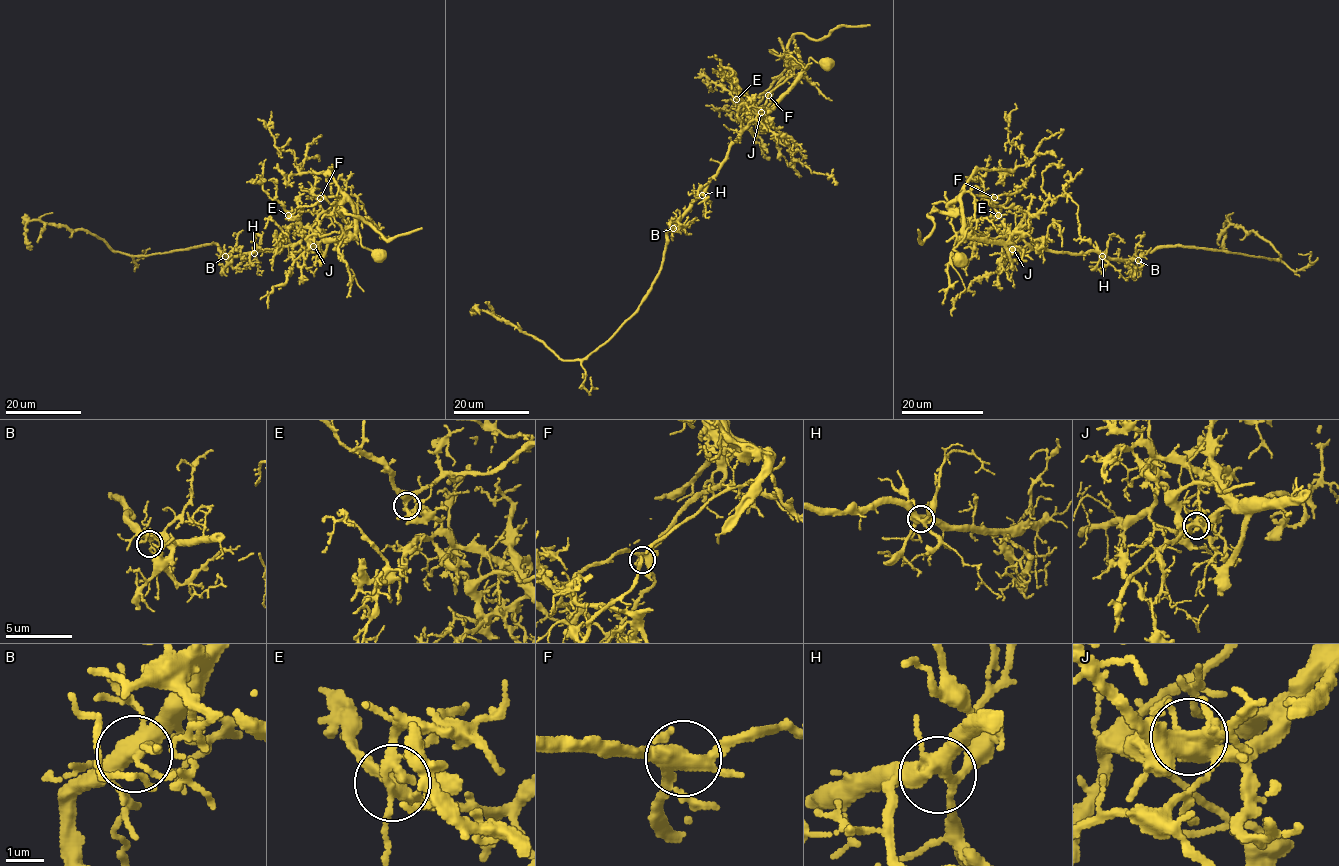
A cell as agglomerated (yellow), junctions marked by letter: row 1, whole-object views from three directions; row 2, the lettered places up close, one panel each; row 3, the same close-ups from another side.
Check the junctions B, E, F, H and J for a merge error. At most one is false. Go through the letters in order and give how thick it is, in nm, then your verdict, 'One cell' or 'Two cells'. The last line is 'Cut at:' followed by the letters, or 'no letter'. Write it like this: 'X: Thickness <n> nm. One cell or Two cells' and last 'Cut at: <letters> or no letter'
B: Thickness 380 nm. One cell
E: Thickness 300 nm. One cell
F: Thickness 380 nm. One cell
H: Thickness 420 nm. One cell
J: Thickness 440 nm. Two cells
Cut at: J

